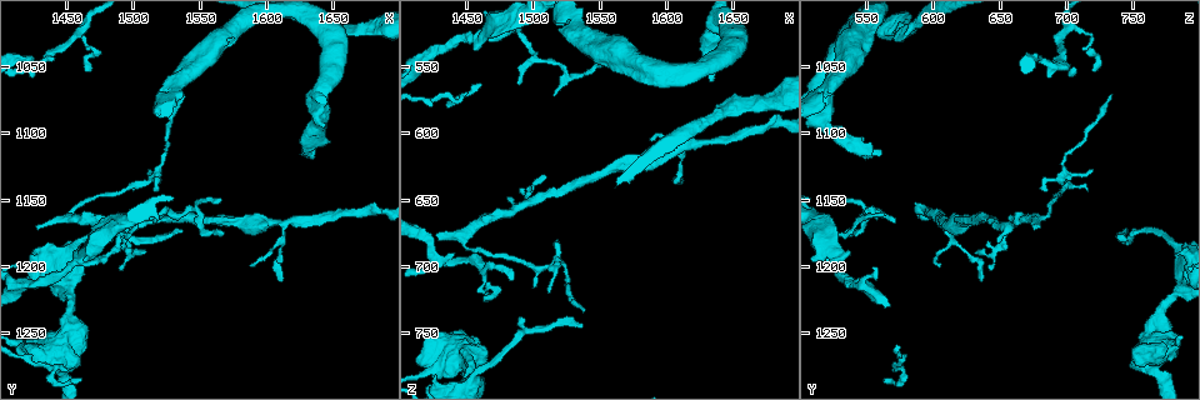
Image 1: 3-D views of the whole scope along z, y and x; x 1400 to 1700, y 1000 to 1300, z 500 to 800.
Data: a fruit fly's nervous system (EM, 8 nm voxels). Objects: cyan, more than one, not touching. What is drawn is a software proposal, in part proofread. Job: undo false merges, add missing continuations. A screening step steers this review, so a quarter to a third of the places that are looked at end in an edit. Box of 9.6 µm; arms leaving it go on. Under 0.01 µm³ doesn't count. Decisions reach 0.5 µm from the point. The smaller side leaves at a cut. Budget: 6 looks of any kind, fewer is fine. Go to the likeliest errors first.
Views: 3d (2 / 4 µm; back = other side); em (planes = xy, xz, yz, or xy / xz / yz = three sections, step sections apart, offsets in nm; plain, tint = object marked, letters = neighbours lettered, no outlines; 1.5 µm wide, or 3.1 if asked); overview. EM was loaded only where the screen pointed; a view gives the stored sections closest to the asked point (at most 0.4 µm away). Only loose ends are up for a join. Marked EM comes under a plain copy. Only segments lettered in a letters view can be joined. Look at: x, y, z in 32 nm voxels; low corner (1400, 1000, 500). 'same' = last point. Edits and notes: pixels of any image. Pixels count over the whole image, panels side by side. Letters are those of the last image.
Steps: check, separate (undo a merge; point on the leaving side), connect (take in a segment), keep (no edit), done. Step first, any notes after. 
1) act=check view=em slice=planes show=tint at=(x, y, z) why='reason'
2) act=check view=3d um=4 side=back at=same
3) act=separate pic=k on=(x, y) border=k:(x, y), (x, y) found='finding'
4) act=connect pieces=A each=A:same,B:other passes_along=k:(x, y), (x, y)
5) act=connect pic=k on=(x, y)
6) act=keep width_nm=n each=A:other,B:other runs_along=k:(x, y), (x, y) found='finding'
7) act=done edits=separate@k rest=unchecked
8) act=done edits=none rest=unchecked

act=check view=em slice=planes show=letters at=(1534, 1172, 746) why='end of a long branch'

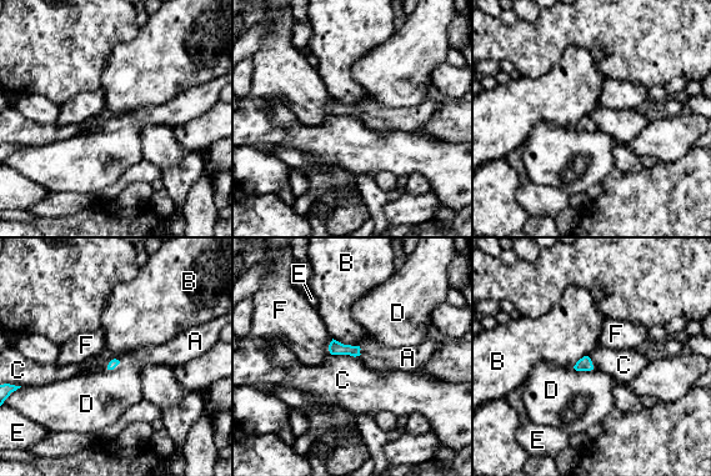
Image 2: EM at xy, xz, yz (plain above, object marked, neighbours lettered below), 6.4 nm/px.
act=connect pieces=A each=A:same,B:other,C:other,D:other,E:other,F:other passes_along=2:(335, 347), (359, 351), (374, 355) found='it goes on there'

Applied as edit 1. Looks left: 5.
act=check view=overview why='redraw'

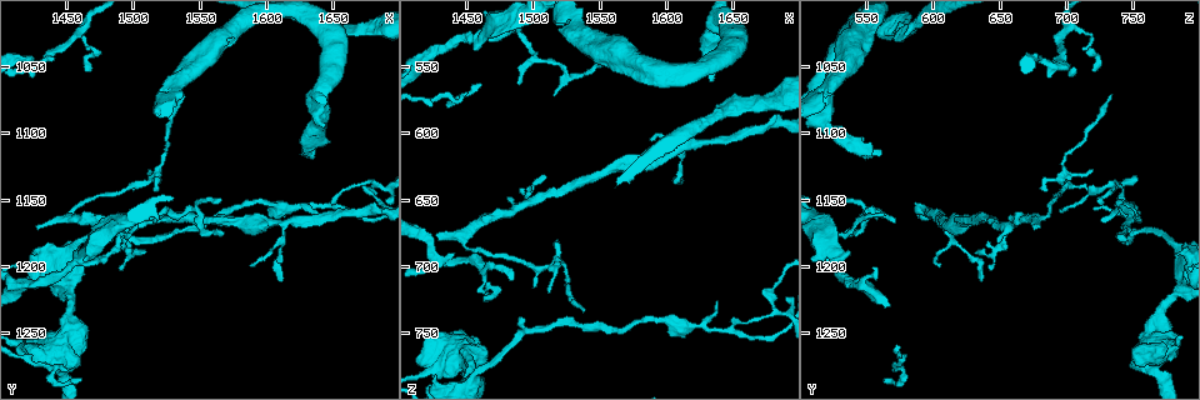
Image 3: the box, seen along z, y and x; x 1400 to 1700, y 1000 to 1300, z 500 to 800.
act=check view=em slice=planes show=letters at=(1466, 1196, 526) why='three arms meet'

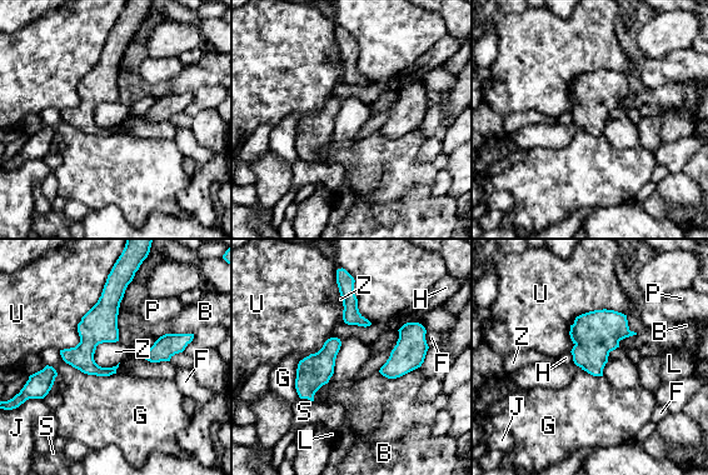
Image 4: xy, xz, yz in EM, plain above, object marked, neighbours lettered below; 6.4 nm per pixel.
act=keep longest_contact=U:600nm each=B:other,F:other,G:other,H:other,J:other,L:other,P:other,S:other,U:other,Z:other border=4:(119, 361), (106, 368) found='continuous, no second neuron'

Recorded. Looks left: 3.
act=check view=3d um=4 at=(1648, 1154, 746) why='three arms meet'

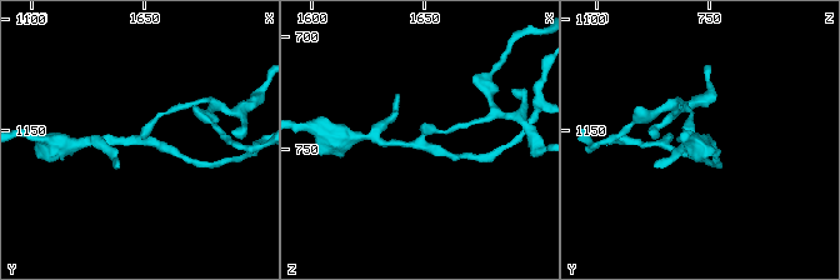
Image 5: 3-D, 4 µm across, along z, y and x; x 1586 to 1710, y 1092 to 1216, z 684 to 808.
act=check view=em slice=planes show=letters at=(1649, 1154, 747)

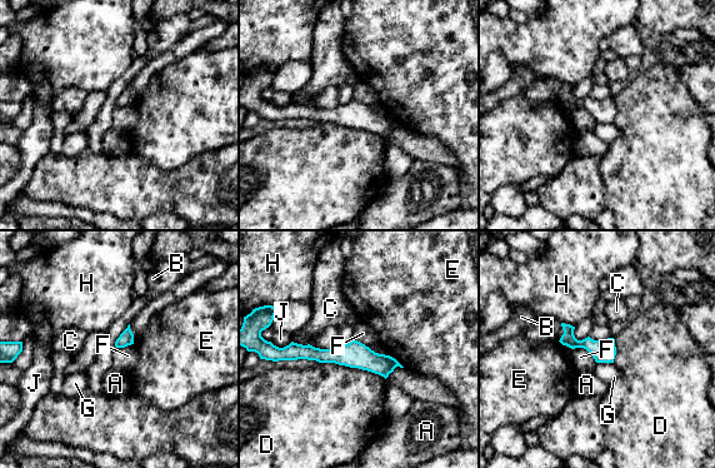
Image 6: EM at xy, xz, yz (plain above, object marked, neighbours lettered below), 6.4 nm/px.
act=keep each=A:other,B:other,C:other,D:other,E:other,F:other,G:other,H:other,J:other found='continuous, no second neuron'

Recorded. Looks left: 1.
act=done edits=connect@2 rest=unchecked

